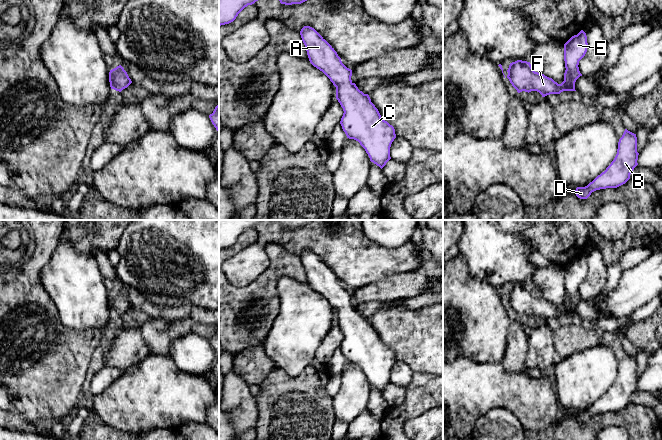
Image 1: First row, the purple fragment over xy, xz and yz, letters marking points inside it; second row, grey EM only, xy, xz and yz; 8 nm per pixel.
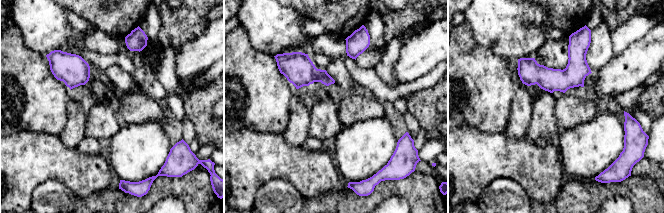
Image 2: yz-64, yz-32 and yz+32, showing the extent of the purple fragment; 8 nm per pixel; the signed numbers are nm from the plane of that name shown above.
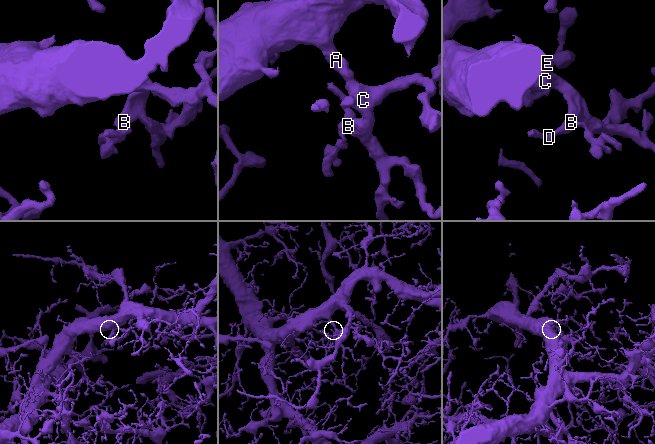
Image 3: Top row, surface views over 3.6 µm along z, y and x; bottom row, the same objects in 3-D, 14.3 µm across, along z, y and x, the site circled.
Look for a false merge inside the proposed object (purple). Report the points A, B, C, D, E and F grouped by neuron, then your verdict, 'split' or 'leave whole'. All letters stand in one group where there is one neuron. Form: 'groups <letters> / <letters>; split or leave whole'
groups A B C D E F; leave whole

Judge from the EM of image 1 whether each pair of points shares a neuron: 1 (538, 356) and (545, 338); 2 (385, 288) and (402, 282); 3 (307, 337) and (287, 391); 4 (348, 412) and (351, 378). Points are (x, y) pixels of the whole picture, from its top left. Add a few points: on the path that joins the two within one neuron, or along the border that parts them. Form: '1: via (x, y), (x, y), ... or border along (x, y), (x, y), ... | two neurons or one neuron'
1: via (541, 352), (541, 342) | one neuron
2: via (389, 288), (398, 286) | one neuron
3: border along (311, 363), (295, 376), (289, 376), (276, 367) | two neurons
4: via (348, 404), (351, 400), (351, 386) | one neuron

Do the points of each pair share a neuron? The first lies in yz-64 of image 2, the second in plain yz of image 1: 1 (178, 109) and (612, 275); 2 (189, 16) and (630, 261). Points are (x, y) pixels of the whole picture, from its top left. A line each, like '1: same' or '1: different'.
1: same
2: different

